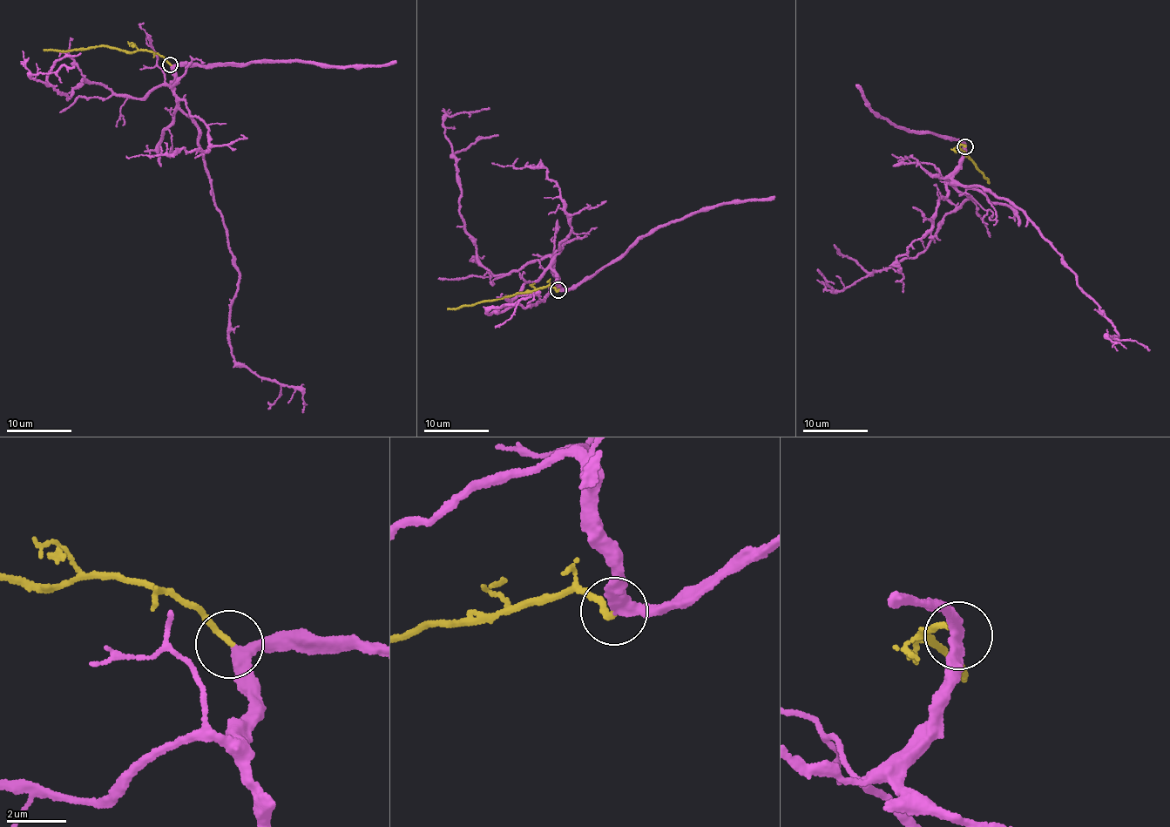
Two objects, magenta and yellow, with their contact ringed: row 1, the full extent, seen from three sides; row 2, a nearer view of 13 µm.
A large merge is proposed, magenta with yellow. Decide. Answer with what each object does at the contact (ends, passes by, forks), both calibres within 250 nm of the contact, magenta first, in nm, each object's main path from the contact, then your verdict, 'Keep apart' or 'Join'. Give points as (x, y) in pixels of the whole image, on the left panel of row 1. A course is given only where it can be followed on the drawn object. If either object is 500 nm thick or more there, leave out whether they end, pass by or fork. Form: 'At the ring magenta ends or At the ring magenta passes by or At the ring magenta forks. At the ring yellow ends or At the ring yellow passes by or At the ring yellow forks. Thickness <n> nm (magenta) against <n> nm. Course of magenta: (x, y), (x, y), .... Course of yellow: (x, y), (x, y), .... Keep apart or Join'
At the ring magenta passes by. At the ring yellow ends. Thickness 300 nm (magenta) against 190 nm. Course of magenta: (171, 64), (173, 93), (197, 126), (240, 276), (230, 349), (261, 377), (300, 389), (303, 412). Course of yellow: (170, 64), (149, 50), (126, 53), (102, 46), (59, 52), (43, 49). Join

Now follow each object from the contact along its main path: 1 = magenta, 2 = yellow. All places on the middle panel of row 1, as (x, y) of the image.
1: (558, 291), (551, 261), (557, 280), (544, 300), (486, 312), (535, 293), (528, 303)
2: (558, 289), (551, 286), (447, 308)

